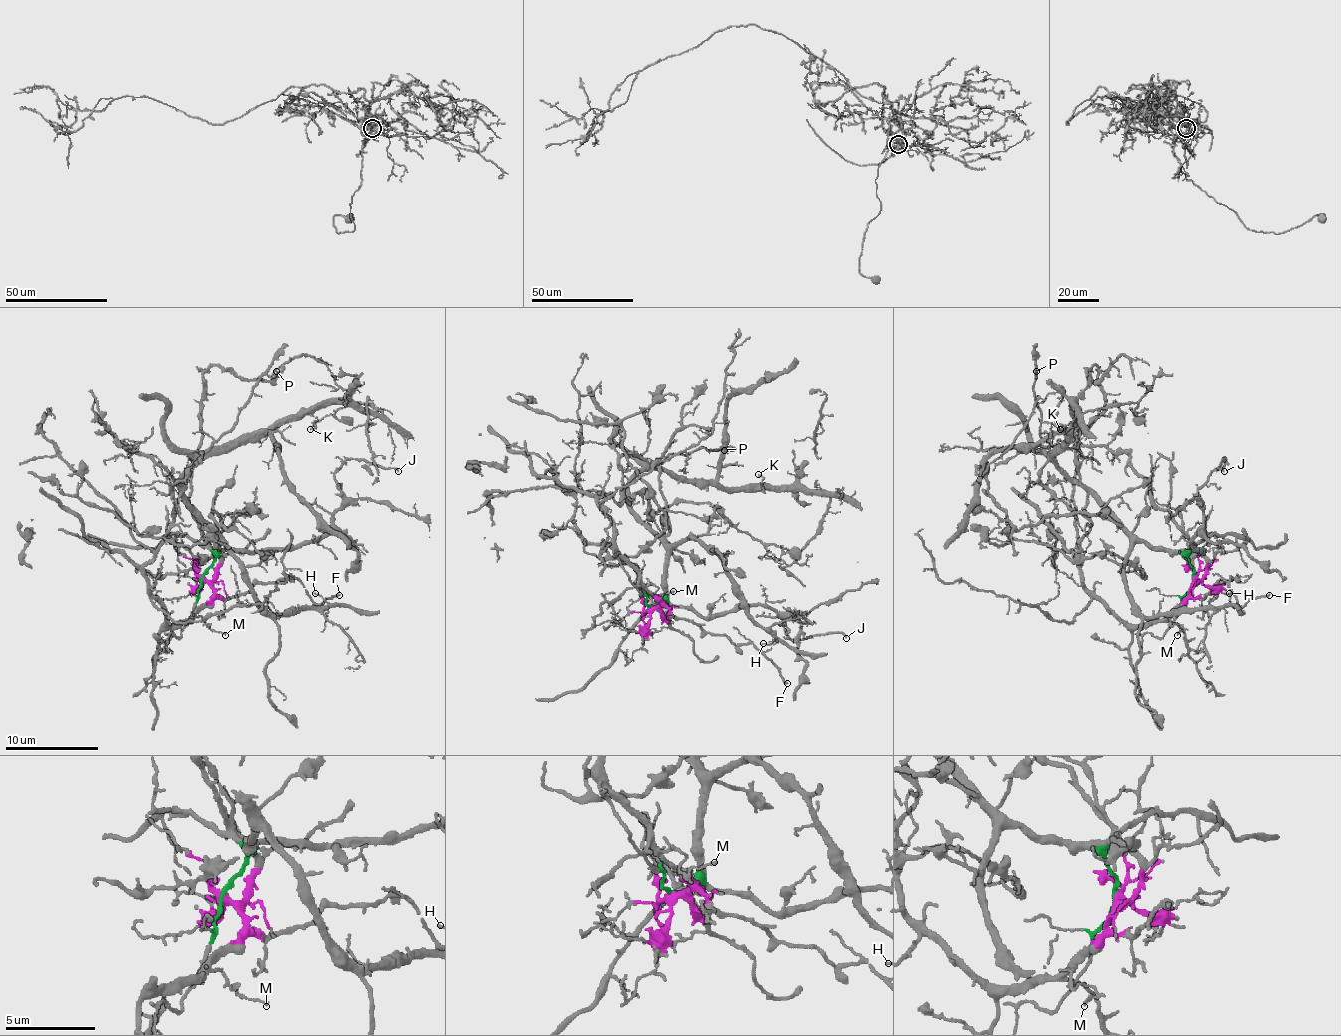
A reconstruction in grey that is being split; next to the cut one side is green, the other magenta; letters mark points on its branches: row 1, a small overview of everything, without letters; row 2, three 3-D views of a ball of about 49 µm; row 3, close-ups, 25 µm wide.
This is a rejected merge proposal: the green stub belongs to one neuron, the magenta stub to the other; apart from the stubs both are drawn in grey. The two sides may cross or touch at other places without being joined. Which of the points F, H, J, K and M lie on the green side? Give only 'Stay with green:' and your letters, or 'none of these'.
Stay with green: H, J, K

